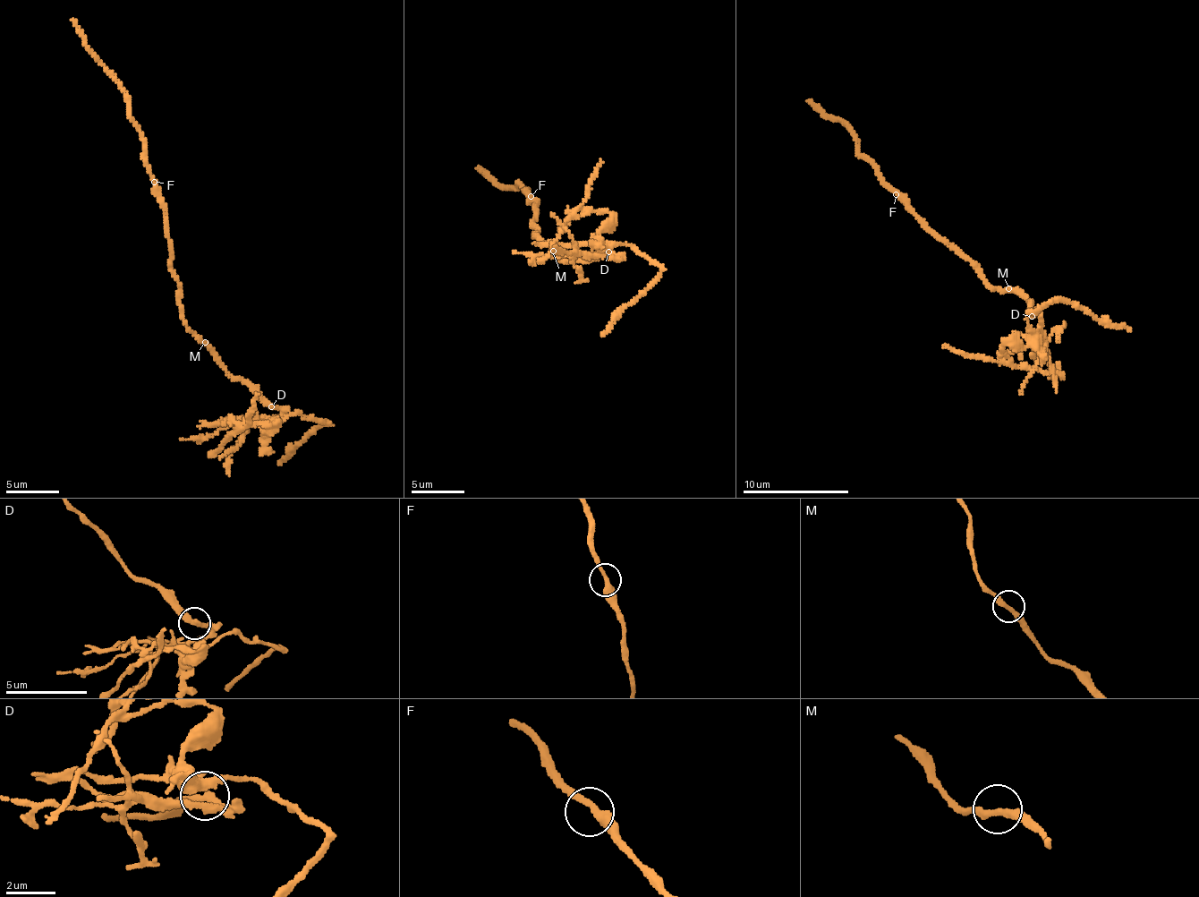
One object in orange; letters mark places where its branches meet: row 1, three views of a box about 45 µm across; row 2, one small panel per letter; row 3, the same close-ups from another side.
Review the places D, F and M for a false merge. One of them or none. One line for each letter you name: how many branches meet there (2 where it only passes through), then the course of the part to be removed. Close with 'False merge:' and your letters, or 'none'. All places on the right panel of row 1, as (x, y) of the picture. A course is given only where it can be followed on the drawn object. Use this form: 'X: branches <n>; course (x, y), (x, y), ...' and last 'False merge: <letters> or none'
D: branches 2; course (1032, 317), (1039, 315), (1044, 345), (1037, 344), (1026, 317), (1055, 301), (1087, 308), (1099, 319), (1131, 331)
False merge: D

